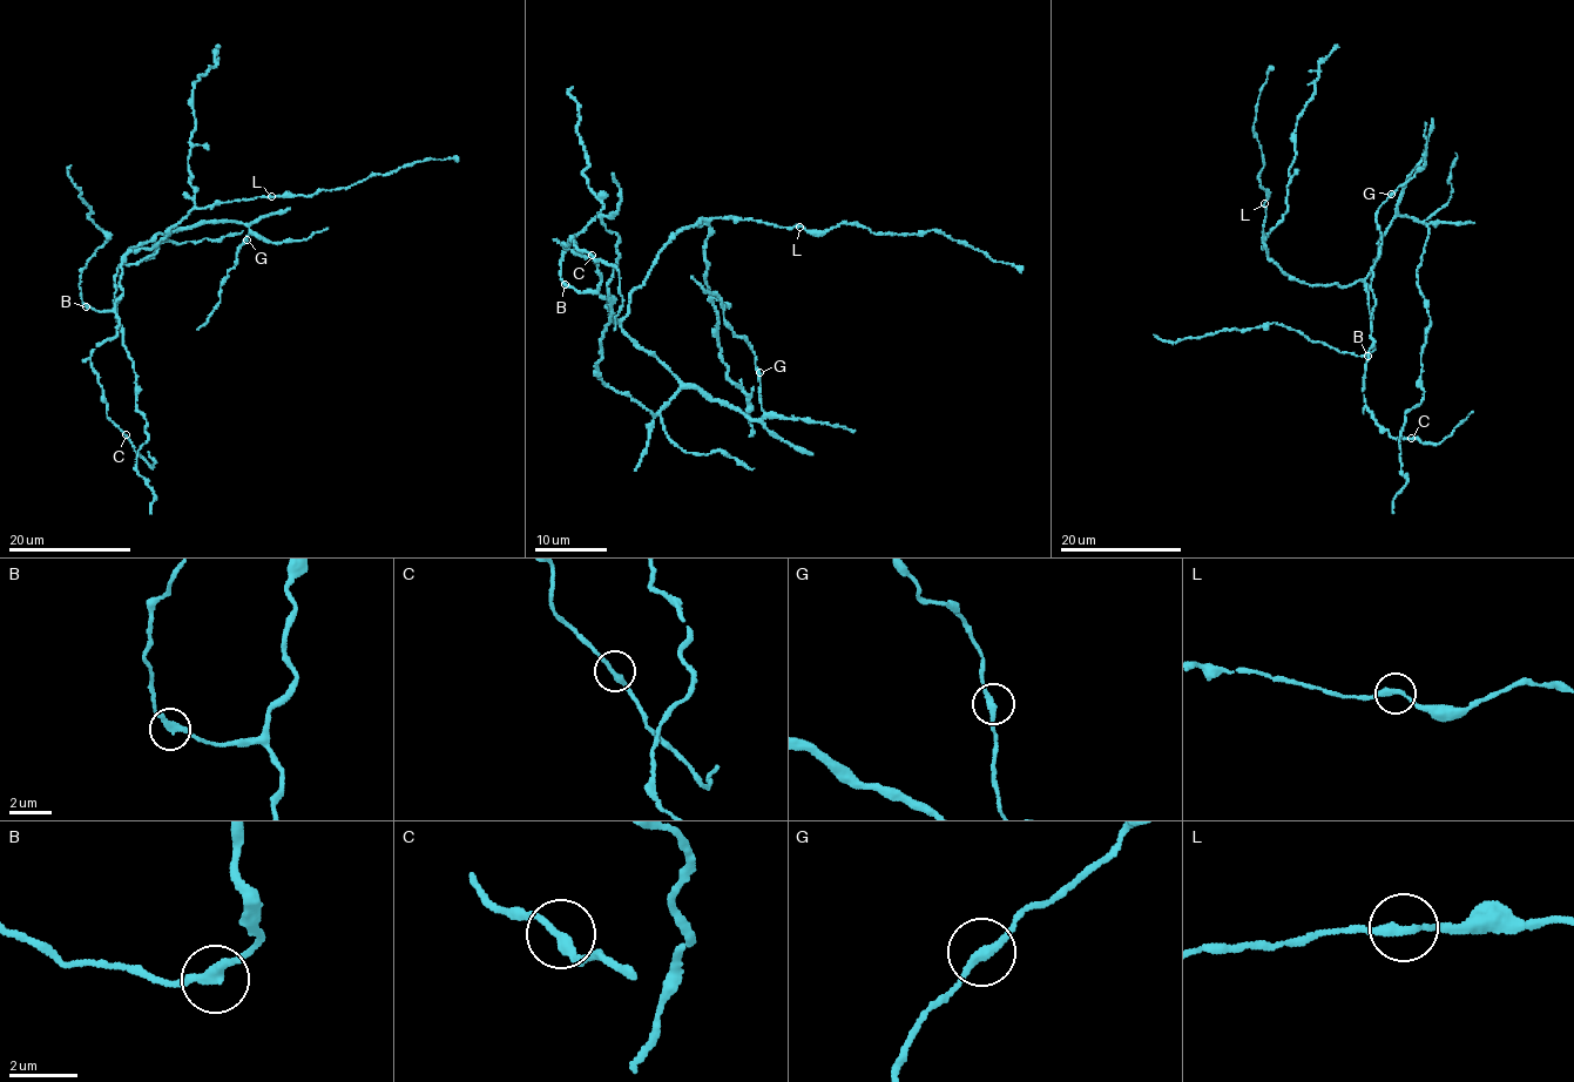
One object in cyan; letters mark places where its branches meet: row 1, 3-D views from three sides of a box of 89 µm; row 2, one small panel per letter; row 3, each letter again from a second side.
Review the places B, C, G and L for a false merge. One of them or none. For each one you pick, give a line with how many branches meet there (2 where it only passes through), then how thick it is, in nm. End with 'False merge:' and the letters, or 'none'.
False merge: none

